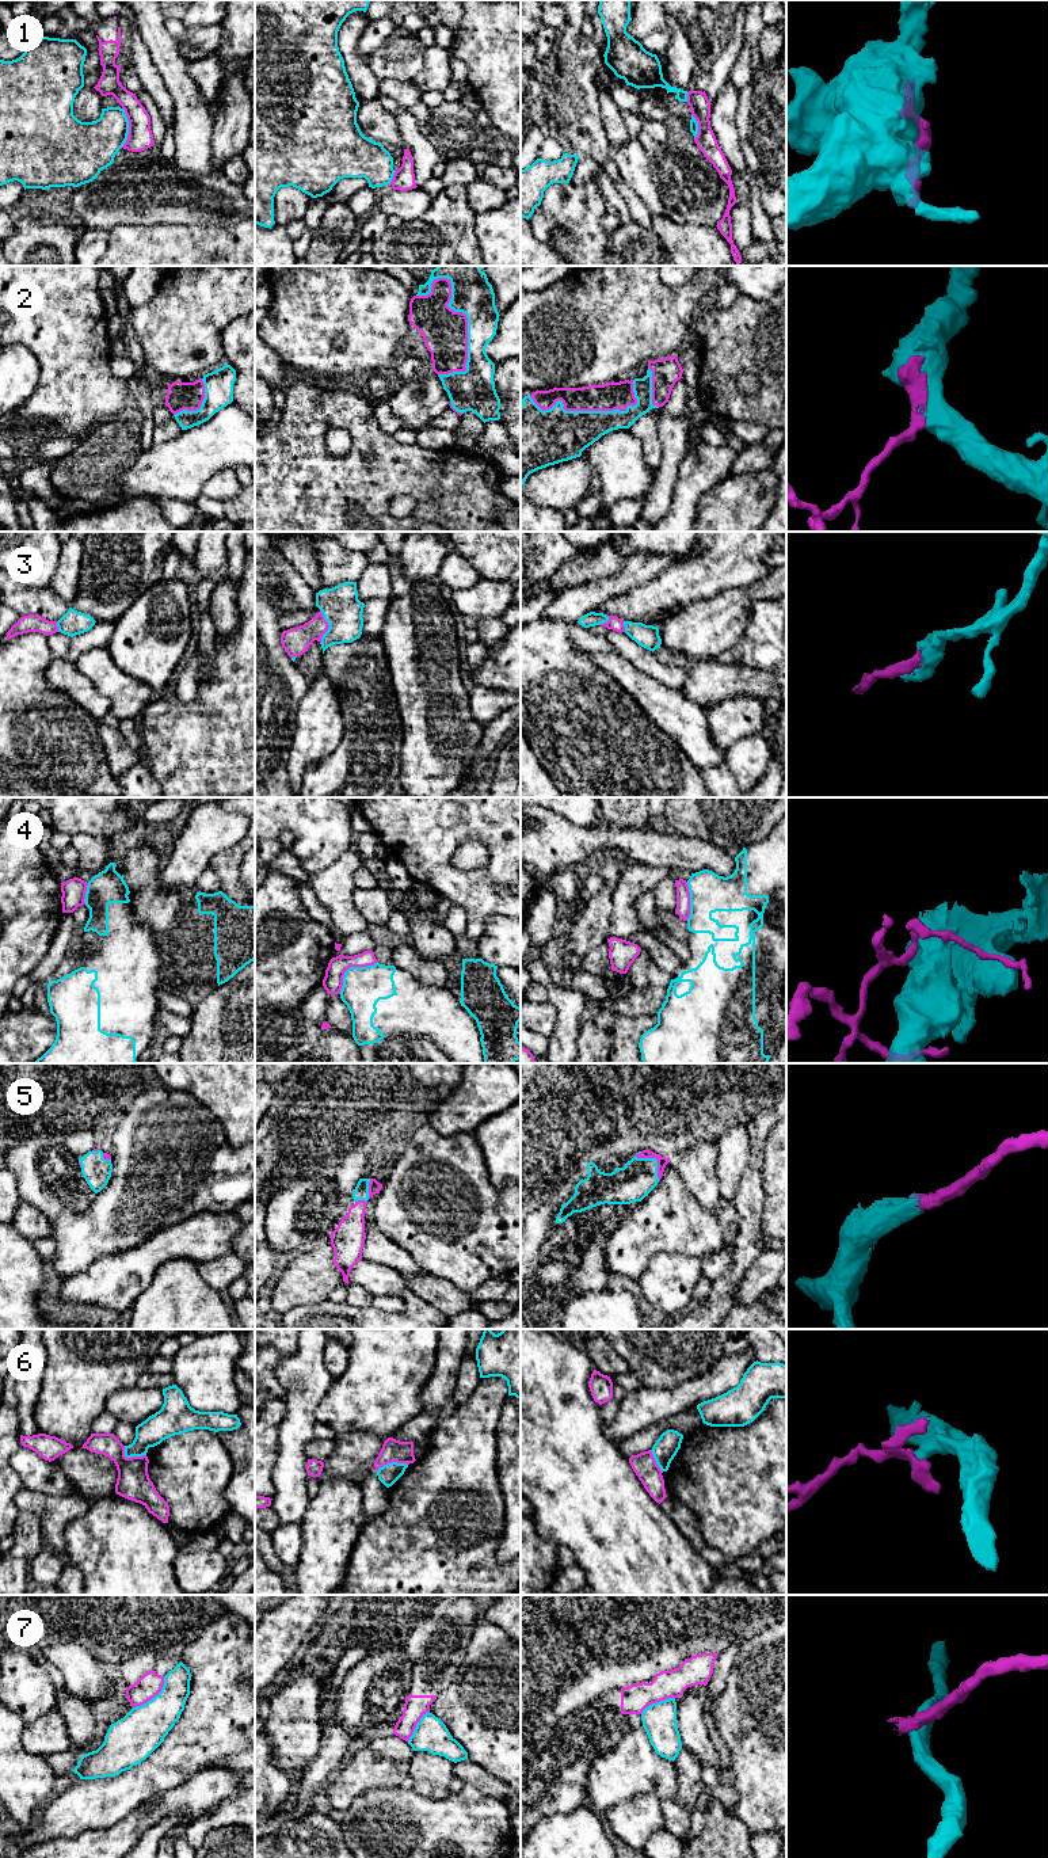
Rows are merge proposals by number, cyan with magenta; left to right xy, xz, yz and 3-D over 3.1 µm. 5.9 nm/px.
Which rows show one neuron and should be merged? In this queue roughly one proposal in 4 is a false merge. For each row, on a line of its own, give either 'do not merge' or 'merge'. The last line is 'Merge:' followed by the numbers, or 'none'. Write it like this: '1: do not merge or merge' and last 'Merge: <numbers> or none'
1: do not merge
2: merge
3: merge
4: do not merge
5: merge
6: do not merge
7: do not merge
Merge: 2, 3, 5

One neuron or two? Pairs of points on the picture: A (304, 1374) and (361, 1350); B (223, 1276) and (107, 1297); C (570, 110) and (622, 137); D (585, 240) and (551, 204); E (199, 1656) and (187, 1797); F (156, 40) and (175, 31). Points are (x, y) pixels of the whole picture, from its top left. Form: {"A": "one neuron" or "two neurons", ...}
{"A": "two neurons", "B": "two neurons", "C": "two neurons", "D": "one neuron", "E": "two neurons", "F": "two neurons"}

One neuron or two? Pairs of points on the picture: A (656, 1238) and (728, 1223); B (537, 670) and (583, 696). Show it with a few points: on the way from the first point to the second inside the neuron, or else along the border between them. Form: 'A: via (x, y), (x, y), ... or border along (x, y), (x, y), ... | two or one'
A: border along (713, 1213), (724, 1244) | two
B: via (548, 681), (563, 696), (572, 696) | one

